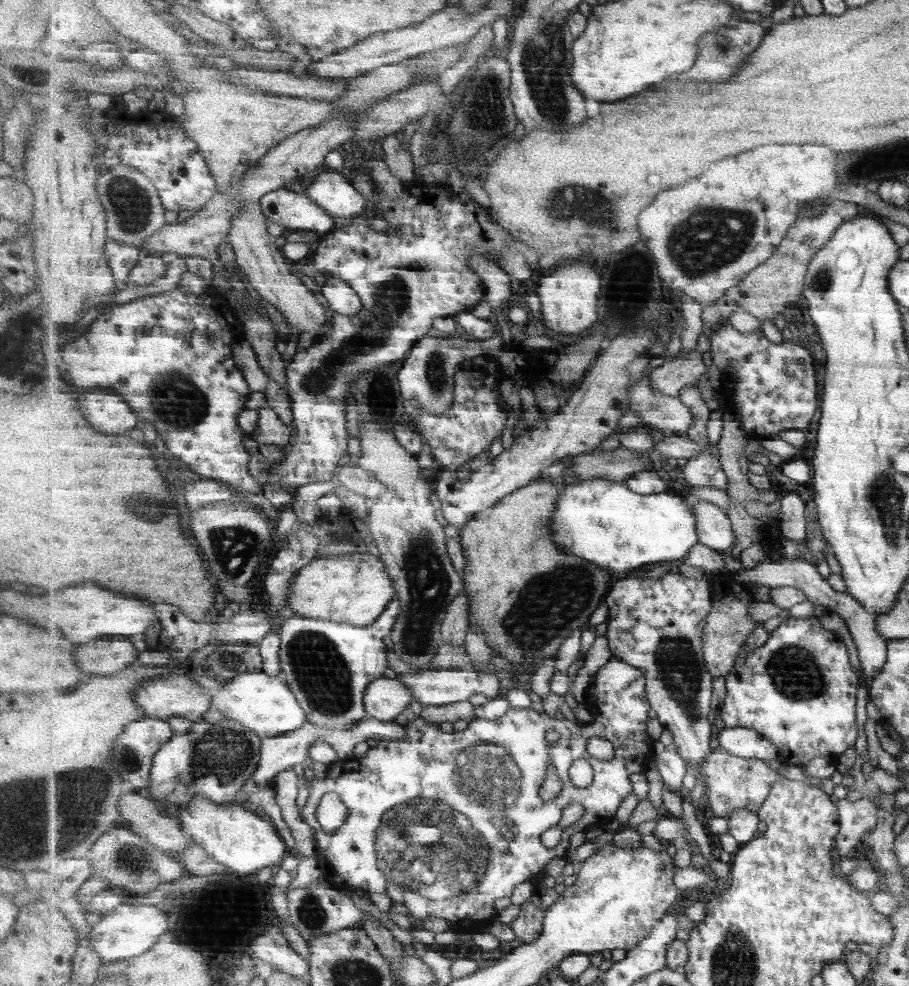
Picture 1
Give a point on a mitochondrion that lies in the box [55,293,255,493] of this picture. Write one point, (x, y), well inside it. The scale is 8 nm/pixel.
(176, 402)

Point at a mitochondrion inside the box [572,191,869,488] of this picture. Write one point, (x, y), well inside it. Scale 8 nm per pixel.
(697, 253)

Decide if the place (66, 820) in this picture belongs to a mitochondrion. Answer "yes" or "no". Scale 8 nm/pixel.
yes

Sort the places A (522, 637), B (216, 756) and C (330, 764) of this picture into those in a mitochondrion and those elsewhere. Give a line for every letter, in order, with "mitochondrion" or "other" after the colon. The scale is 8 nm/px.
A: mitochondrion
B: mitochondrion
C: other

